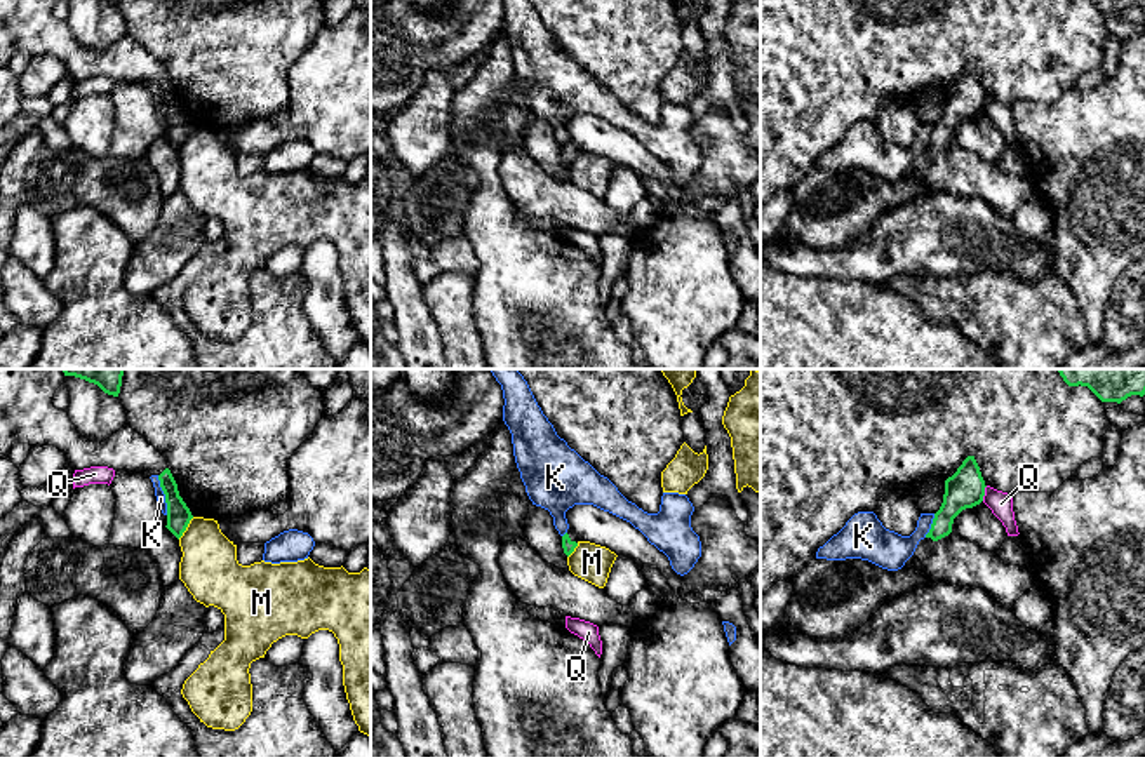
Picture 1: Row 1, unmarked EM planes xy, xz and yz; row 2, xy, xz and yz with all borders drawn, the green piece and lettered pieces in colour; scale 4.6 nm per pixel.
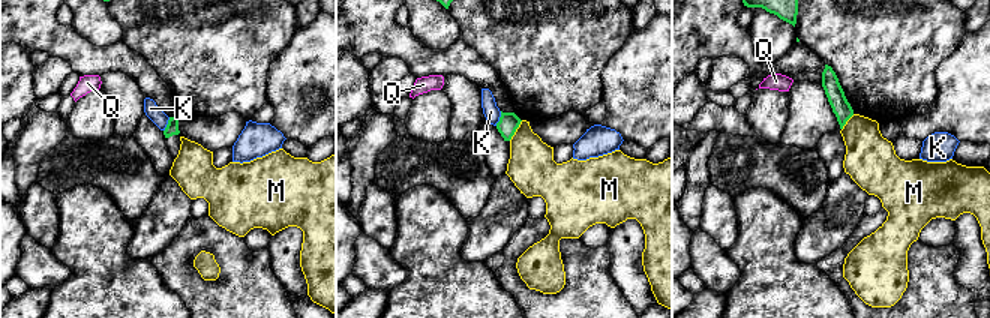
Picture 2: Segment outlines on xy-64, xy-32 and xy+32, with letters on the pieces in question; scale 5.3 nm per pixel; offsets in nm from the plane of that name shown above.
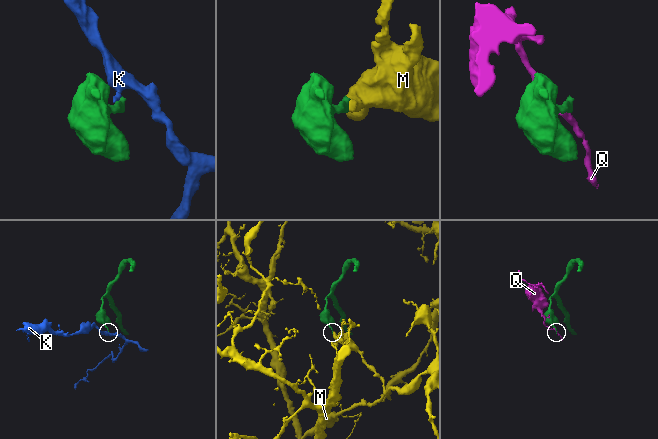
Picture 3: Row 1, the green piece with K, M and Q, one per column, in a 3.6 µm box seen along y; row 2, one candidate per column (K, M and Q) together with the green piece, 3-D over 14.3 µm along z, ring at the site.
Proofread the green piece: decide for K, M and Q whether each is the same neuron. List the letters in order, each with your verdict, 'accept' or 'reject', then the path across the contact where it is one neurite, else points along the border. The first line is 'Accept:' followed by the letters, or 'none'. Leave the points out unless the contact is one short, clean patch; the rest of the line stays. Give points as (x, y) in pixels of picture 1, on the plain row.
Accept: none
K: reject | along xy (157, 86), (167, 124)
M: reject | along xy (194, 127), (178, 148)
Q: reject | along yz (987, 96), (982, 110)

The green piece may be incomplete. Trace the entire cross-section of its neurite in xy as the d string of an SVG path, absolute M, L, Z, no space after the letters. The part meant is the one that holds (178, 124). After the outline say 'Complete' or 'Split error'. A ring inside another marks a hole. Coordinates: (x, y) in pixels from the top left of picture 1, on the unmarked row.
M165 78L160 85L160 97L165 104L167 113L167 139L179 150L186 141L190 131L193 129L190 118L183 111L177 101L177 94L169 78Z. Complete

